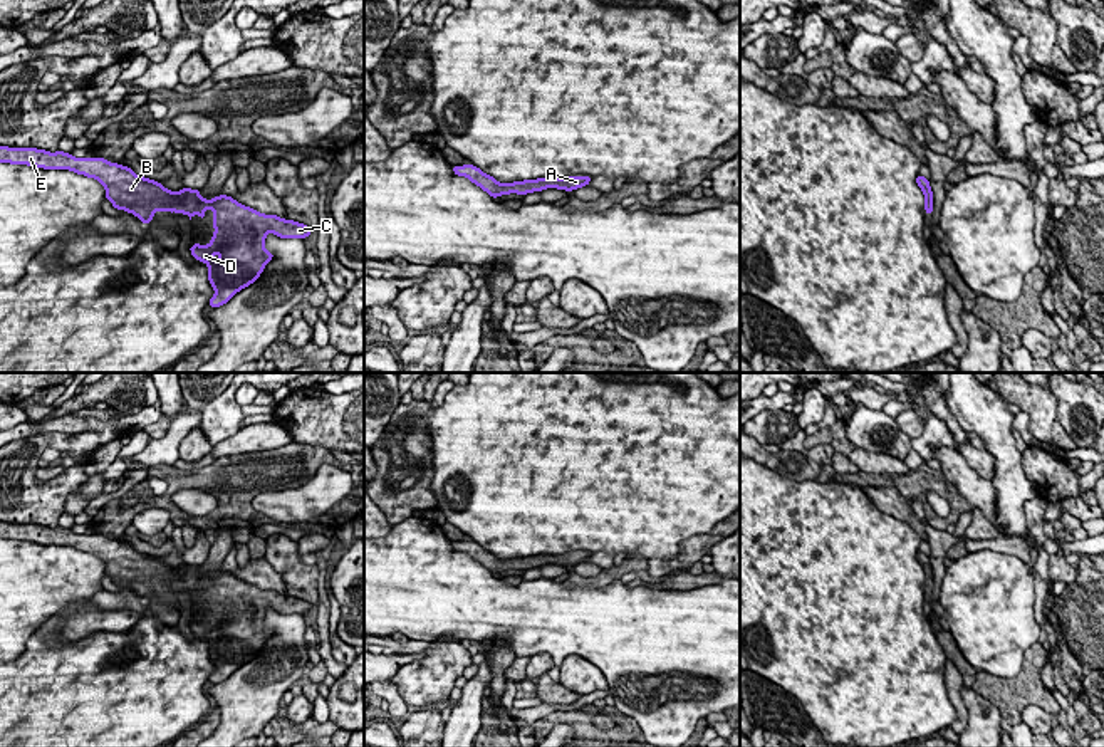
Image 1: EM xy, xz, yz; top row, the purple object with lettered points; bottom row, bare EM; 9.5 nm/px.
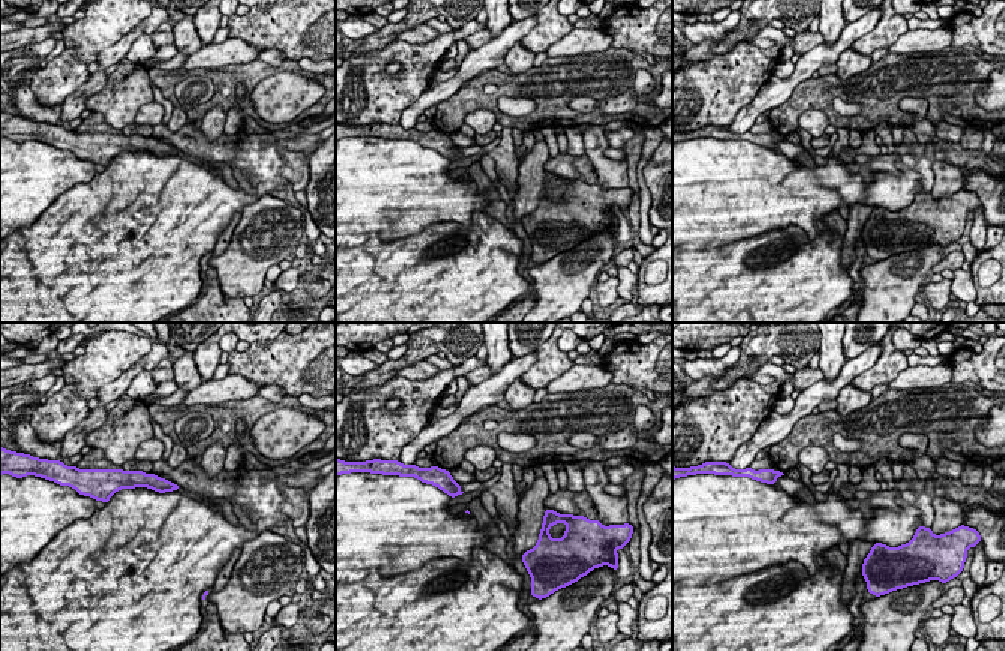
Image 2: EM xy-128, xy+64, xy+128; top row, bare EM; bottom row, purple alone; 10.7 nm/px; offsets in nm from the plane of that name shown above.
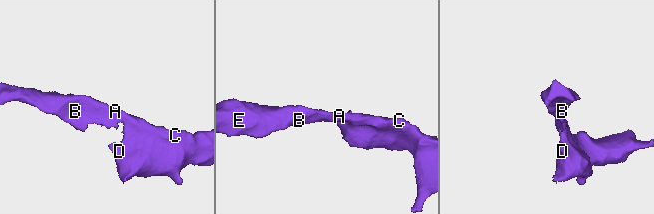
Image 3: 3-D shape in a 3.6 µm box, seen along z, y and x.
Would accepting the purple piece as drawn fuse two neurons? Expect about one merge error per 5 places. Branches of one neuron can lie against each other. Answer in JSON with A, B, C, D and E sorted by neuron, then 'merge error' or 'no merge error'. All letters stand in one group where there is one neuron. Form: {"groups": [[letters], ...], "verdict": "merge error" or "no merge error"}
{"groups": [["A", "B", "C", "D", "E"]], "verdict": "no merge error"}

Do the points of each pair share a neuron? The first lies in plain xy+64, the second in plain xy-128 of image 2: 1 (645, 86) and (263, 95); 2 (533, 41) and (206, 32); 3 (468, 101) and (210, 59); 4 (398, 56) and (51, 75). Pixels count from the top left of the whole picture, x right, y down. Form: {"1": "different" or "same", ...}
{"1": "same", "2": "same", "3": "different", "4": "different"}

